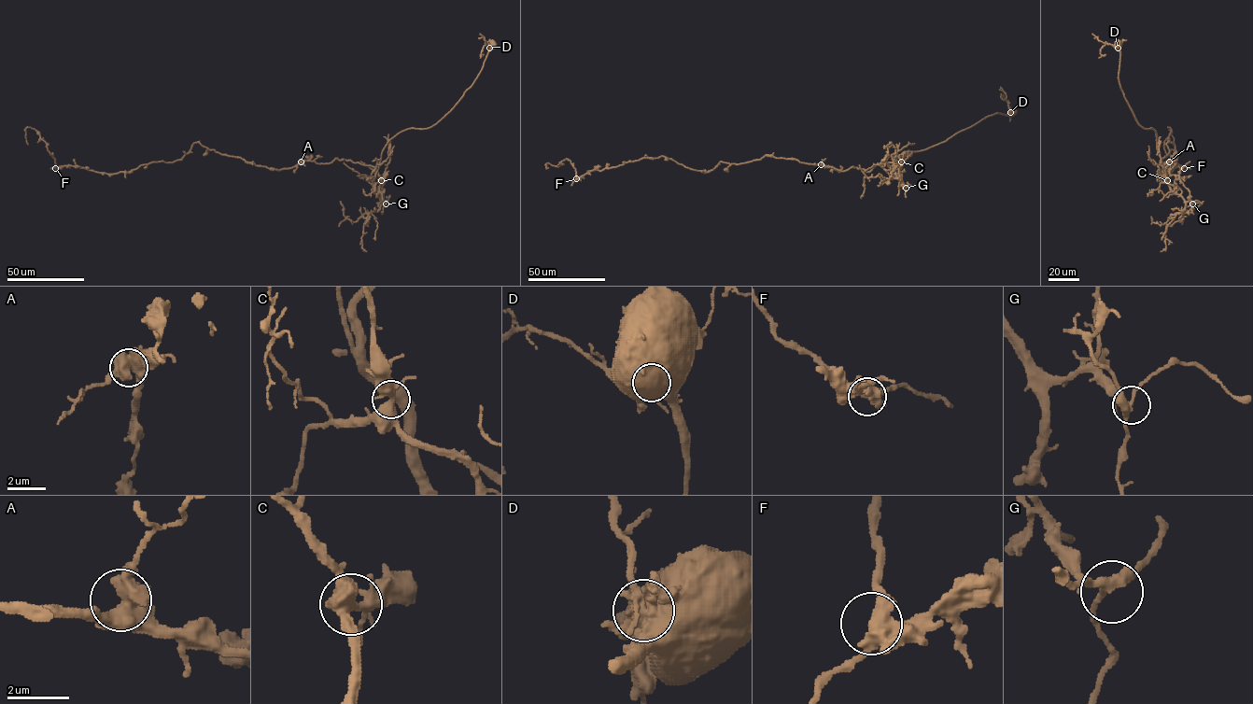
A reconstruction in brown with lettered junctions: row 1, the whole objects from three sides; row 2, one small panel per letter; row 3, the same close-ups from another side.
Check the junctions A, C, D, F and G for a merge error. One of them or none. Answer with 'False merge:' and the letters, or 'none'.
False merge: D

